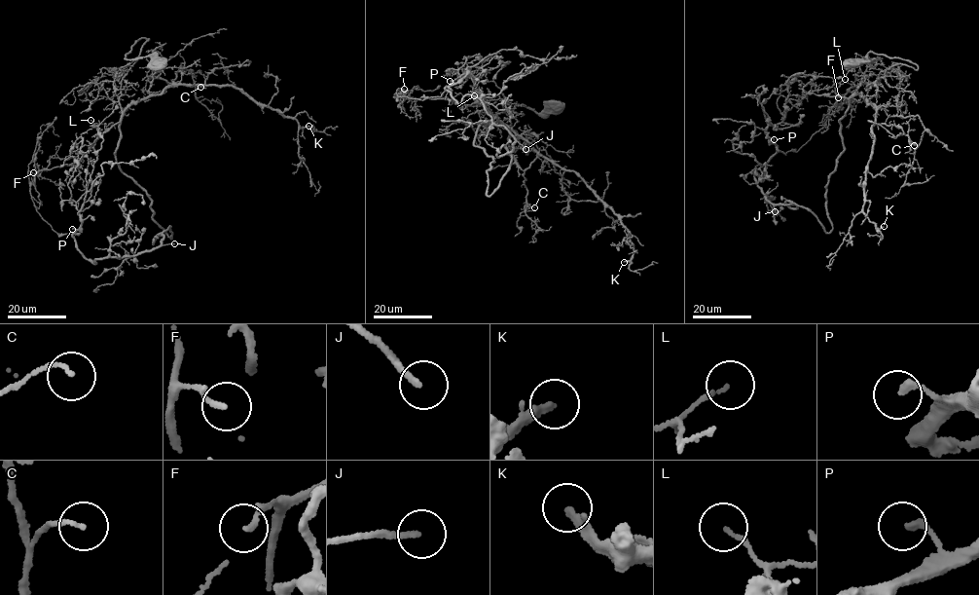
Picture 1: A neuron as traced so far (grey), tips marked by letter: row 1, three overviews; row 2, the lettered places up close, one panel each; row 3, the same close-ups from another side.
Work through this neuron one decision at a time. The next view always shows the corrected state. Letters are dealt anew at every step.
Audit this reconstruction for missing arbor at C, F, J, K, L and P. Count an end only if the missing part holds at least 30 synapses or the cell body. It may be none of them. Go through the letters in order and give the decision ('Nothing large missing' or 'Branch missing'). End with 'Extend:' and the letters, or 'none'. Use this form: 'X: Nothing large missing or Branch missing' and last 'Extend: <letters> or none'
C: Nothing large missing
F: Nothing large missing
J: Branch missing
K: Branch missing
L: Nothing large missing
P: Nothing large missing
Extend: J, K

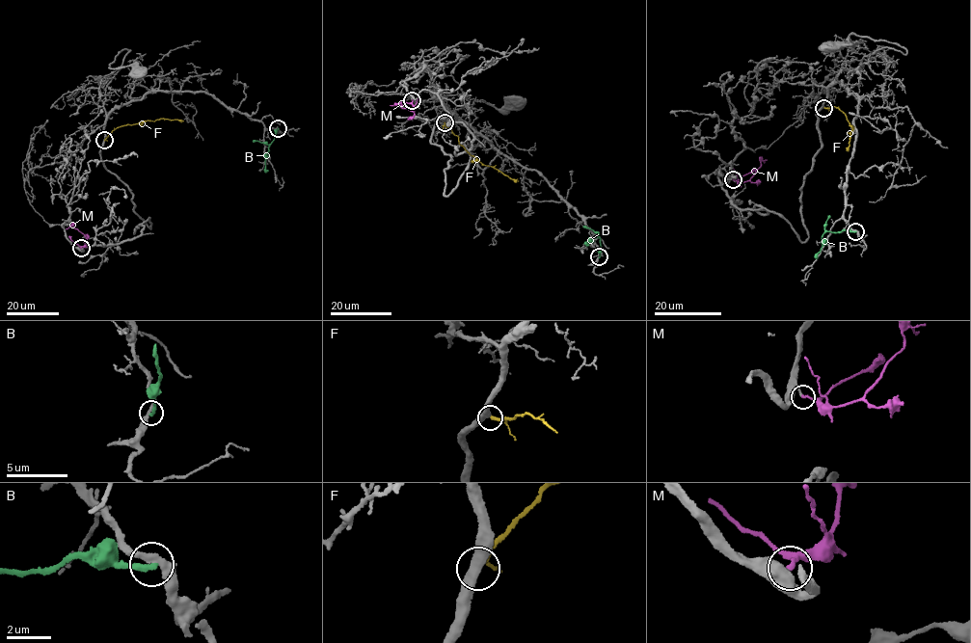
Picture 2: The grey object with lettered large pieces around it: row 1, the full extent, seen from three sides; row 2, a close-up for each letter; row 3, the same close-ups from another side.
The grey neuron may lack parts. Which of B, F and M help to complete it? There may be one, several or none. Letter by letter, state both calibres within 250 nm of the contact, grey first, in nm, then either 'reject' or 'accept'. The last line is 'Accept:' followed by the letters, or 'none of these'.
B: 320/300 nm | reject
F: 440/260 nm | reject
M: 200/200 nm | accept
Accept: M

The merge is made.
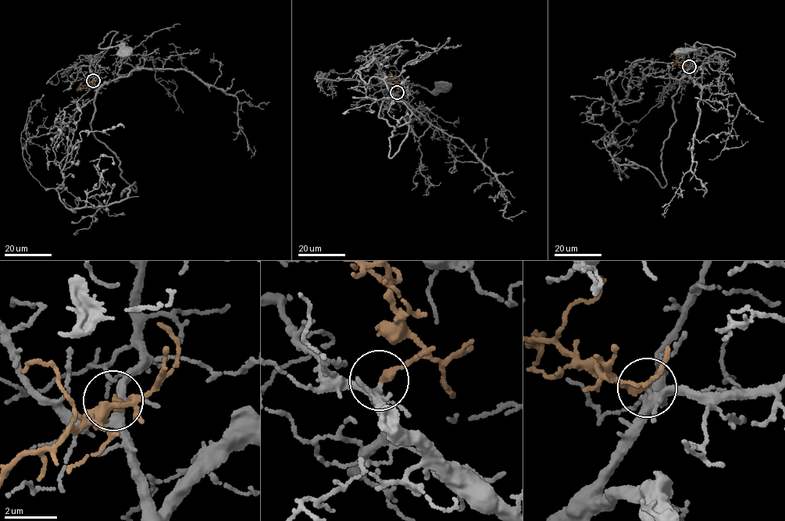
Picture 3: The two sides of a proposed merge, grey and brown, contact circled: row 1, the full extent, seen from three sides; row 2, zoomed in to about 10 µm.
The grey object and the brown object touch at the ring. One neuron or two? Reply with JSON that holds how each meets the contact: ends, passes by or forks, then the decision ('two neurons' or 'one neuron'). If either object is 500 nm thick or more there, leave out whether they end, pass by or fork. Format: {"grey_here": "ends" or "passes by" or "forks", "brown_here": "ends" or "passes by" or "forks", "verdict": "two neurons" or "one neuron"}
{"grey_here": "forks", "brown_here": "ends", "verdict": "one neuron"}

